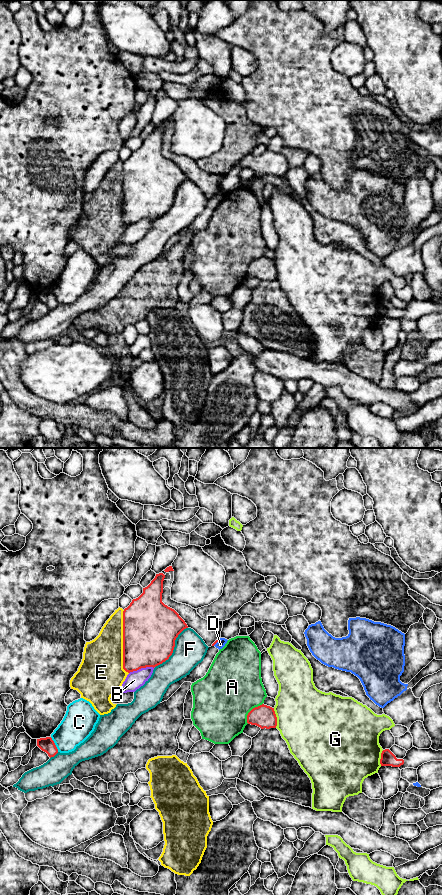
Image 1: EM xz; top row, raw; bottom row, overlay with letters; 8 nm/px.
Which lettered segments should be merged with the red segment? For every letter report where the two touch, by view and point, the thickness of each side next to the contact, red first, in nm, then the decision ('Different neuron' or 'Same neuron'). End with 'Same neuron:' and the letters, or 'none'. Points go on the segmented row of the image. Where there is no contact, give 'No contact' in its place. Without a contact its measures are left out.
A: Touches red at xz (250, 711). Thickness 190 nm (red) against 480 nm. Different neuron
B: Touches red at xz (141, 667). Thickness 420 nm (red) against 140 nm. Different neuron
C: Touches red at xz (54, 744). Thickness 120 nm (red) against 260 nm. Different neuron
D: Touches red at xz (216, 642). Thickness 20 nm (red) against 70 nm. Different neuron
E: Touches red at xz (123, 642). Thickness 440 nm (red) against 340 nm. Different neuron
F: Touches red at xz (173, 649). Thickness 440 nm (red) against 260 nm. Different neuron
G: Touches red at xz (276, 718). Thickness 190 nm (red) against 500 nm. Different neuron
Same neuron: none

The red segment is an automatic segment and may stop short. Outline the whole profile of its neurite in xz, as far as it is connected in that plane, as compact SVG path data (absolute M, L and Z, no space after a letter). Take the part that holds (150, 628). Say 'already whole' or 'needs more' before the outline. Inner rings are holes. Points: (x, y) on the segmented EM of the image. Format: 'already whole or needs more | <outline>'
already whole | M163 573L156 574L151 583L143 588L143 593L133 599L123 611L123 669L128 673L146 667L154 668L168 660L173 653L176 638L184 629L188 628L179 614L162 602L164 578Z

